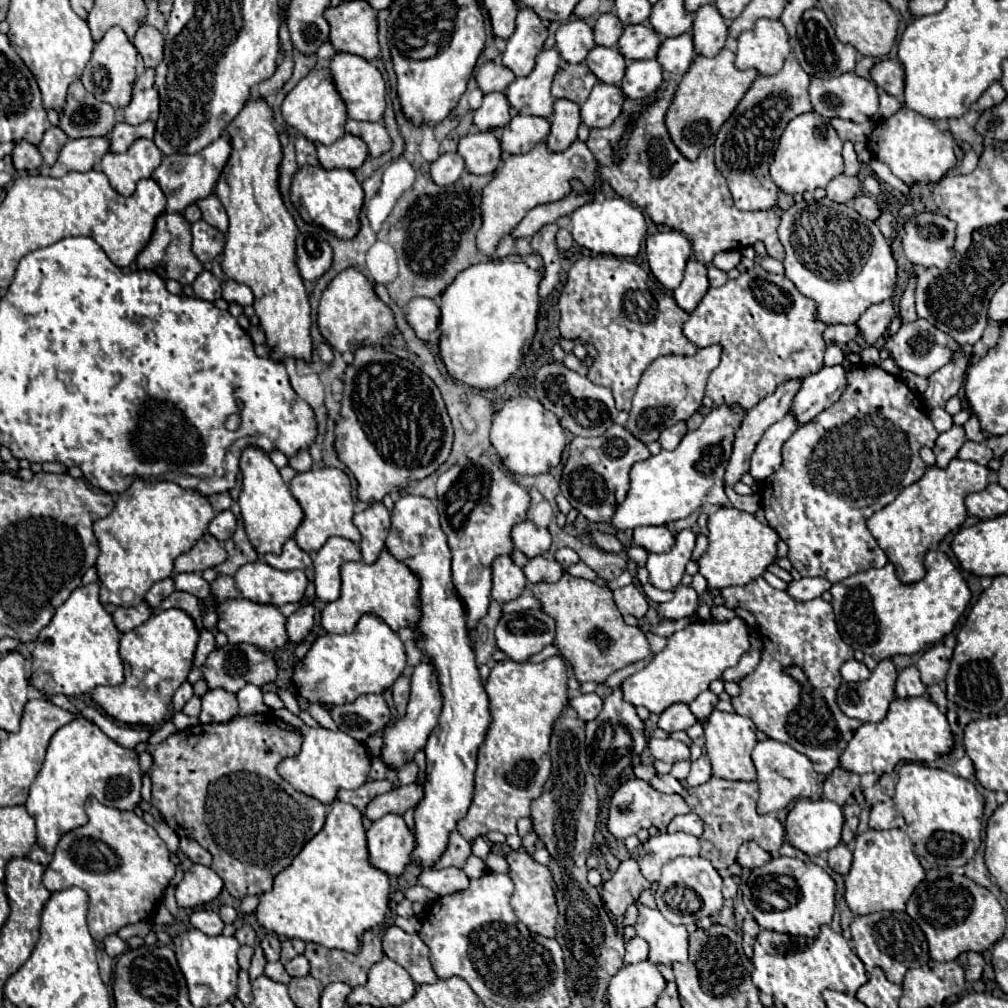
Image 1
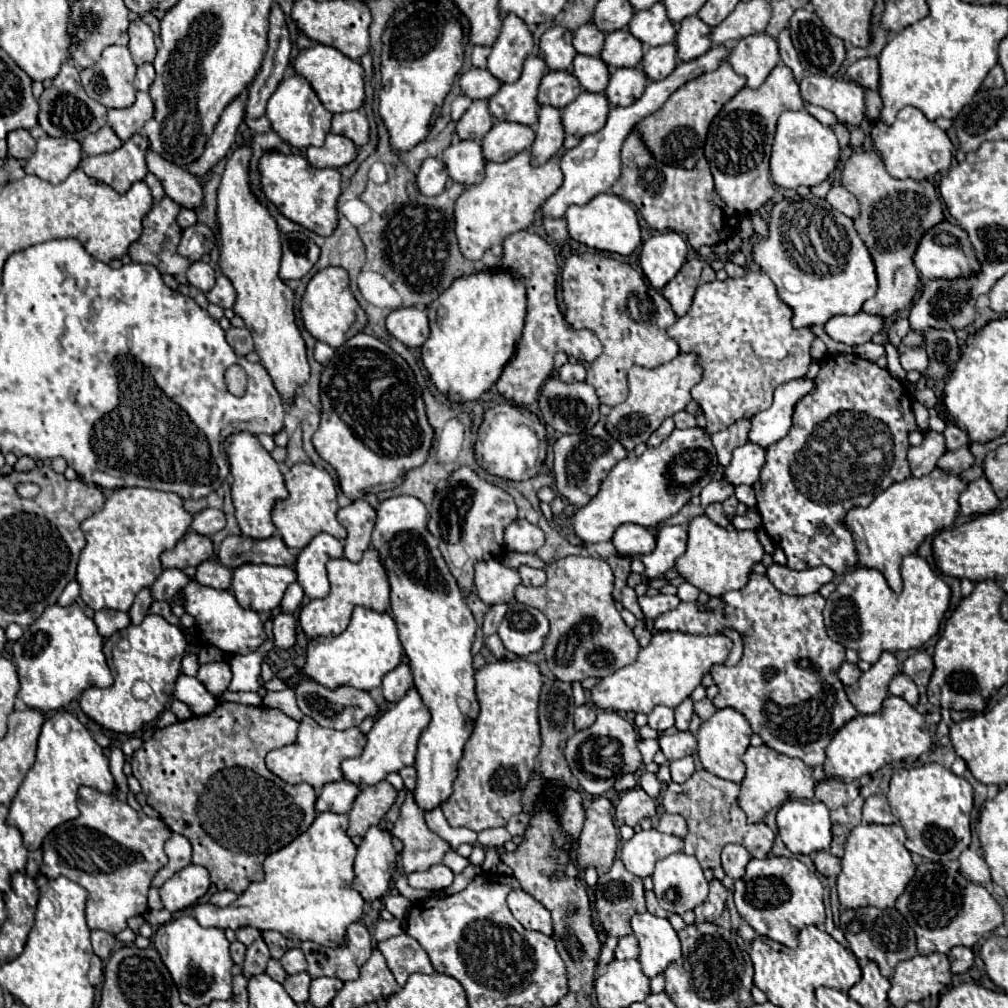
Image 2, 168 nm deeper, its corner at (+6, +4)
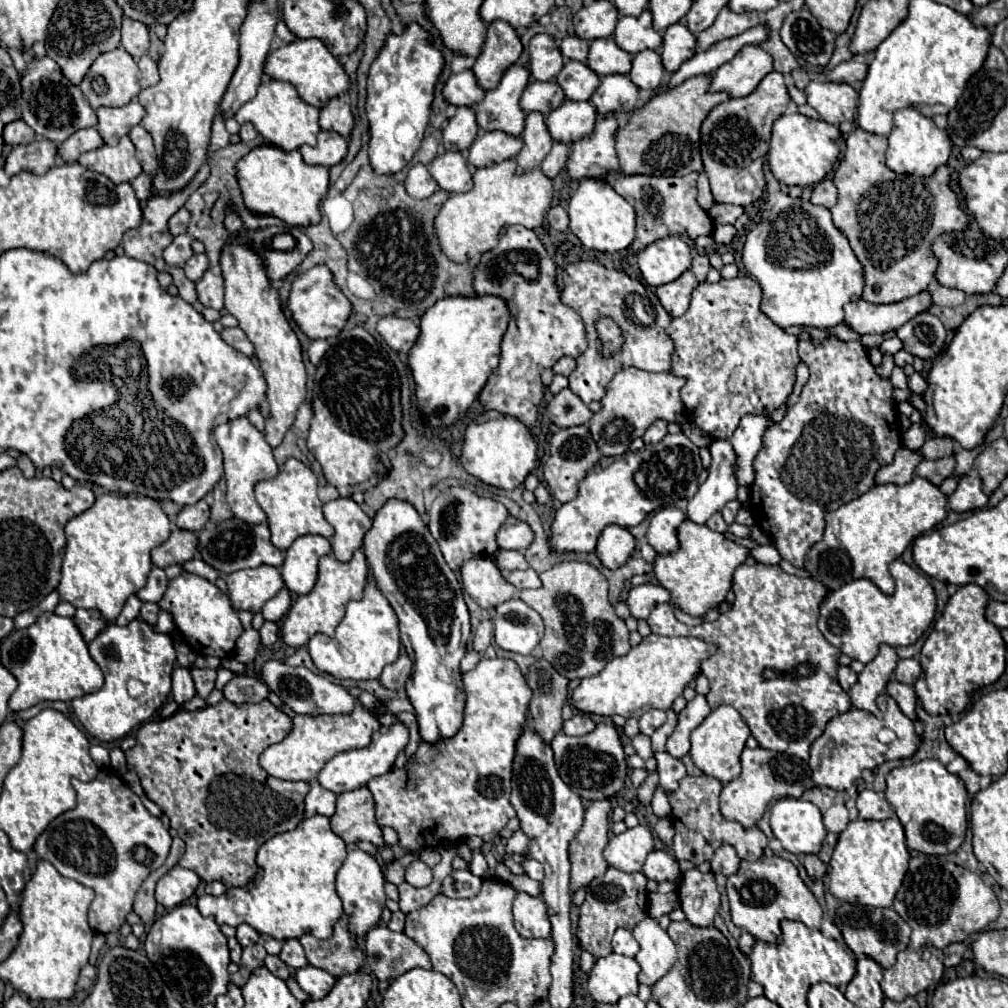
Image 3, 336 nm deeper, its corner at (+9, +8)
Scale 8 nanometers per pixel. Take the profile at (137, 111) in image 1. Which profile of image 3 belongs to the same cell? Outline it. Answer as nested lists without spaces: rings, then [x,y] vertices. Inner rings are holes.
[[[133,99],[123,107],[99,107],[97,117],[97,131],[101,133],[103,141],[107,145],[115,145],[123,135],[131,131],[131,127],[141,123],[141,119],[145,117],[145,109],[137,99]]]

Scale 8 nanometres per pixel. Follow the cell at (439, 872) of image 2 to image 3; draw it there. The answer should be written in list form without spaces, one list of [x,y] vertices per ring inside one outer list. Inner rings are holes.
[[[415,861],[405,869],[405,881],[413,887],[427,887],[433,881],[433,871],[423,861]]]

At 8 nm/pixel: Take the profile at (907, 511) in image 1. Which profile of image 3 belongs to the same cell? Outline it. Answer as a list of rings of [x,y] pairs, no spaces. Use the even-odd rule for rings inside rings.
[[[915,477],[905,485],[877,485],[859,499],[827,513],[825,537],[811,547],[805,569],[811,571],[811,579],[819,579],[829,591],[839,589],[847,581],[867,577],[885,595],[891,595],[895,581],[887,569],[889,563],[901,557],[915,537],[935,529],[945,517],[947,495],[925,477]]]

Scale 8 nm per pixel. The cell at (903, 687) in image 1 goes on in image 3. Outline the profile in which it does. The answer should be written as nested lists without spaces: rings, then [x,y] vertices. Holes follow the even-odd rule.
[[[891,679],[887,685],[887,693],[897,701],[897,705],[901,707],[901,711],[905,715],[911,715],[915,711],[917,695],[915,695],[915,689],[911,685],[905,685],[905,683],[899,683],[897,679]]]

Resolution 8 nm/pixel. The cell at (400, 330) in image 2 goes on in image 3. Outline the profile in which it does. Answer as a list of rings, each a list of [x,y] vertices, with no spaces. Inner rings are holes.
[[[387,315],[387,317],[379,319],[377,331],[391,349],[407,353],[415,345],[421,329],[413,319],[401,319],[395,315]]]

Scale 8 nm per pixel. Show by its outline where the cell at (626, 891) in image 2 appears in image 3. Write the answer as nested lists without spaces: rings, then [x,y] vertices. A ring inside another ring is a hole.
[[[609,867],[607,873],[599,879],[593,879],[587,885],[587,897],[581,905],[579,917],[579,943],[583,951],[593,953],[595,957],[605,957],[611,953],[611,939],[615,929],[625,927],[633,929],[639,919],[647,917],[647,877],[643,873],[625,873],[615,867]]]

